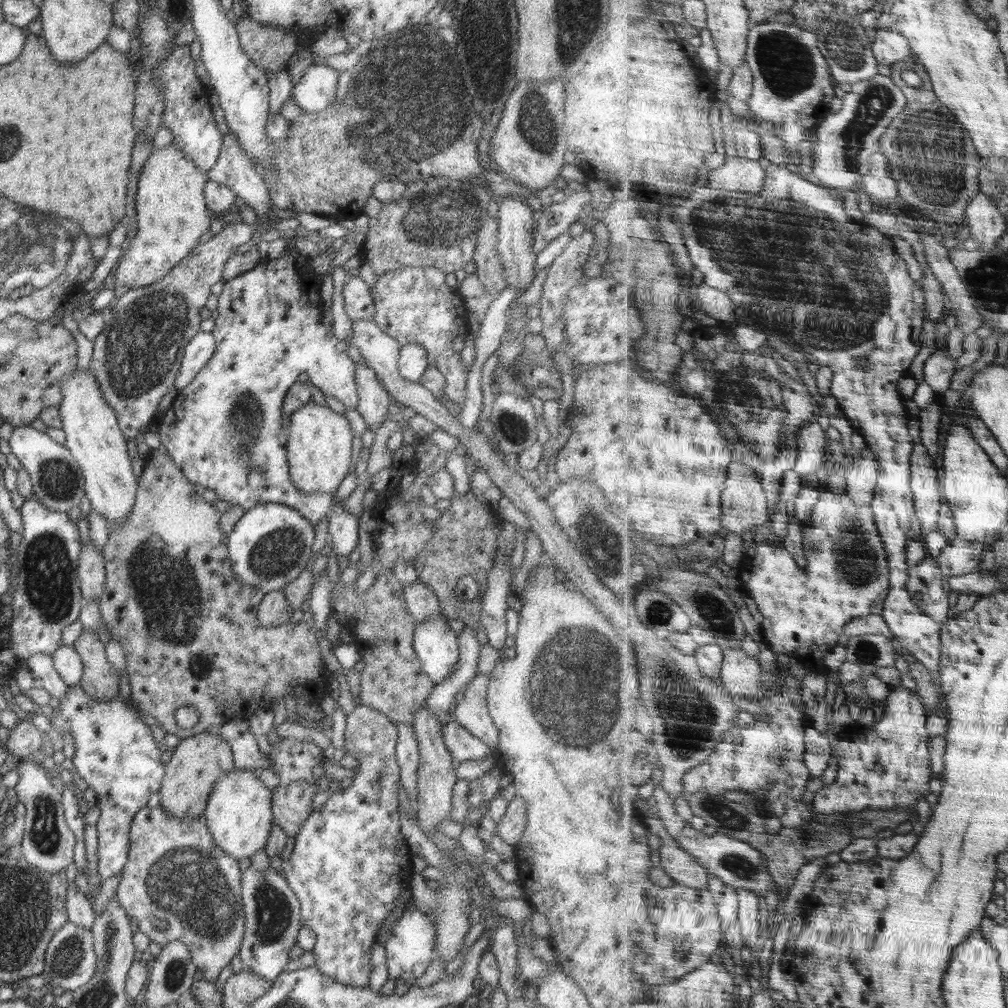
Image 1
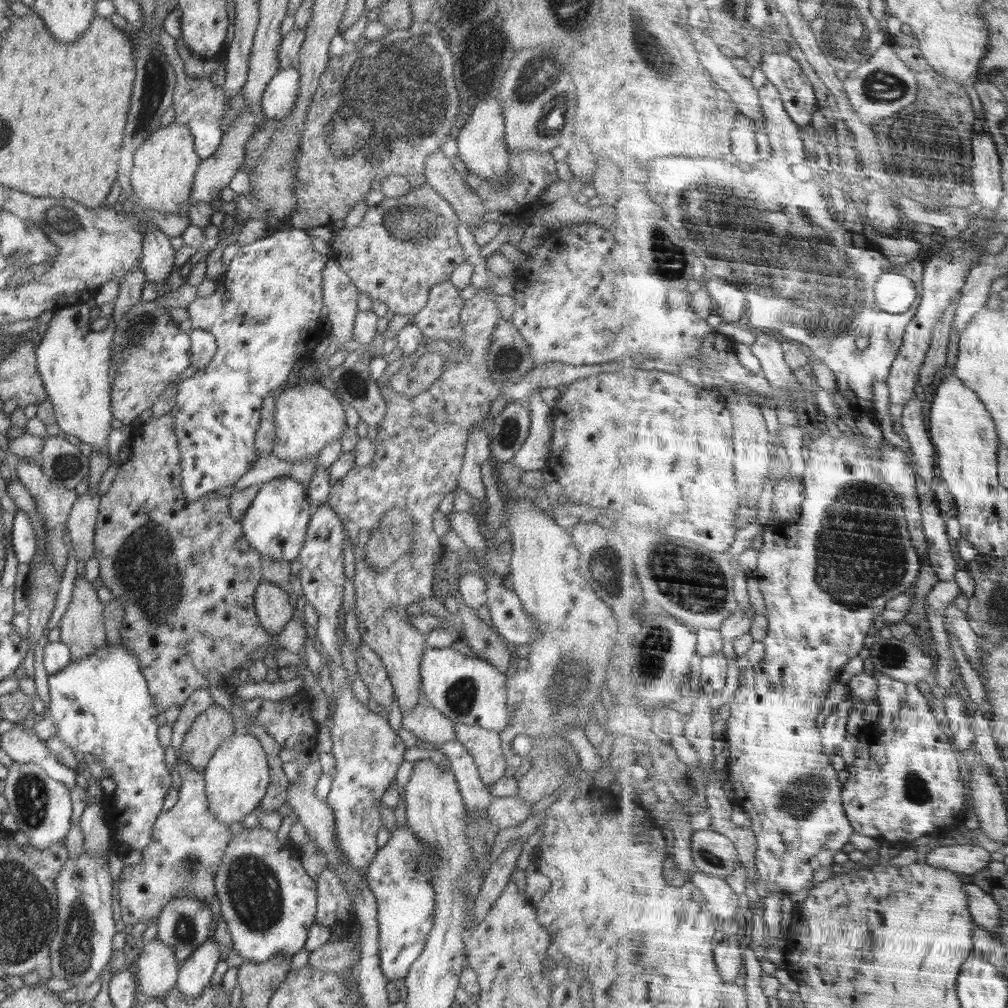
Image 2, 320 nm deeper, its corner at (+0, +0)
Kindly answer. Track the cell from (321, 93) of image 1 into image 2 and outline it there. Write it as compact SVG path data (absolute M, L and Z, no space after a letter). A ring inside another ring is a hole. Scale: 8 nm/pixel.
M292 66L278 69L266 85L260 104L266 120L283 119L296 105L300 73Z

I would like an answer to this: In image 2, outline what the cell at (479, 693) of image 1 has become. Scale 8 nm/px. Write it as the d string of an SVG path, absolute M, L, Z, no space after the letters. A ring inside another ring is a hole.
M458 722L455 723L455 735L472 755L484 785L492 786L504 777L508 765L503 755L499 732Z

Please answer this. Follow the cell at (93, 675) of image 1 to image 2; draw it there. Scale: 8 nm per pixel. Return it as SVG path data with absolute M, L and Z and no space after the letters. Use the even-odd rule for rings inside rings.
M77 577L73 586L72 599L58 624L61 632L61 641L68 645L71 658L74 661L87 657L97 648L102 648L108 644L103 623L105 605L98 599L96 592L97 589L88 580L84 577Z

